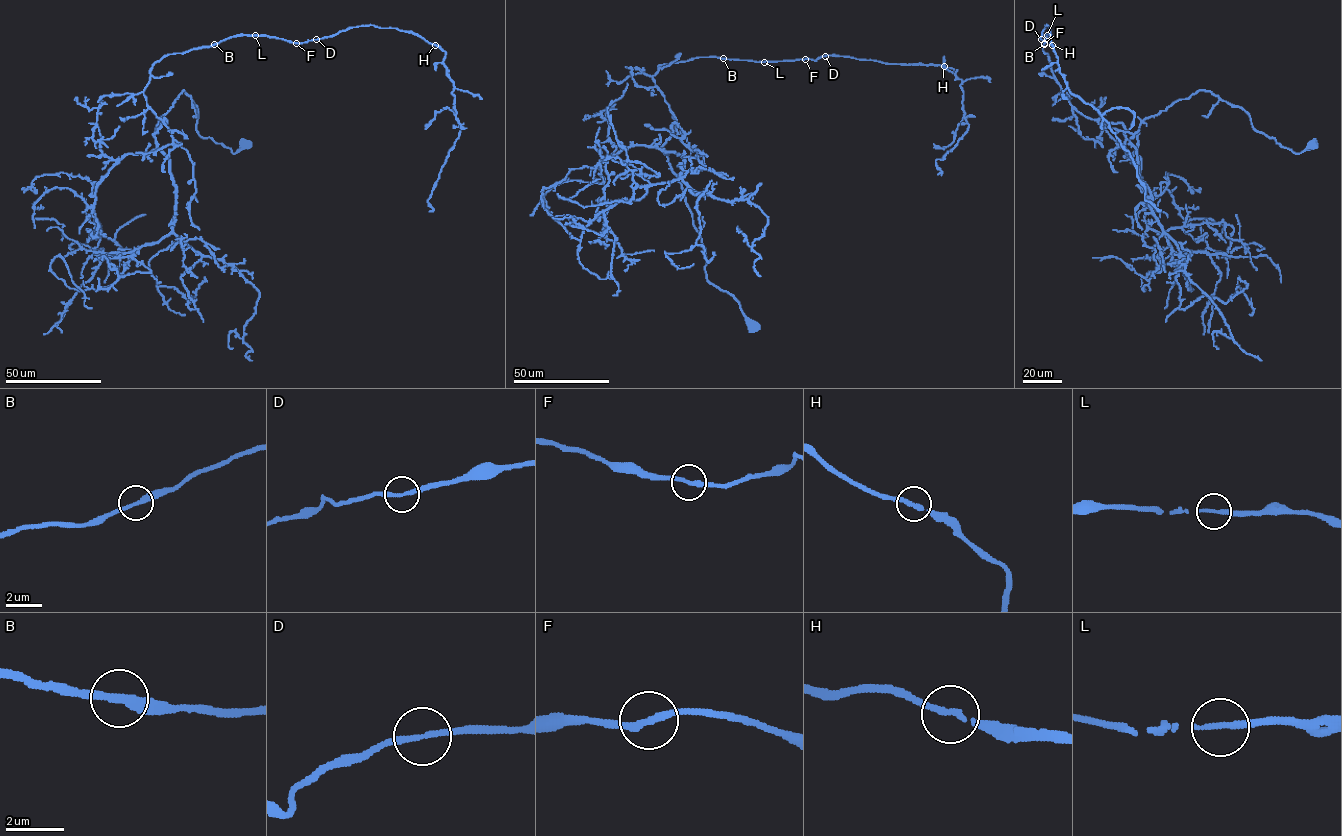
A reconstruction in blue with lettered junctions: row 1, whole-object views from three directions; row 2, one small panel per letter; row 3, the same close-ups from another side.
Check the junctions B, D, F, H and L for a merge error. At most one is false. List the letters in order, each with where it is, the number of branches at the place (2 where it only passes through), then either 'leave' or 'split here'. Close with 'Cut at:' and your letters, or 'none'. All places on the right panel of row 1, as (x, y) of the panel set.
B: (1044, 44) | 2 | leave
D: (1041, 39) | 2 | leave
F: (1044, 43) | 2 | leave
H: (1052, 45) | 2 | leave
L: (1047, 35) | 2 | leave
Cut at: none

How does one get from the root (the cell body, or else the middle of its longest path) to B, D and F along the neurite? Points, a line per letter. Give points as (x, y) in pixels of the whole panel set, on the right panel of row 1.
B: (1312, 144), (1296, 153), (1202, 90), (1146, 117), (1136, 135), (1088, 118), (1062, 93), (1044, 44)
D: (1312, 144), (1296, 153), (1202, 90), (1136, 135), (1088, 118), (1062, 93), (1041, 40)
F: (1312, 144), (1296, 153), (1202, 90), (1136, 135), (1088, 118), (1062, 93), (1045, 43)

